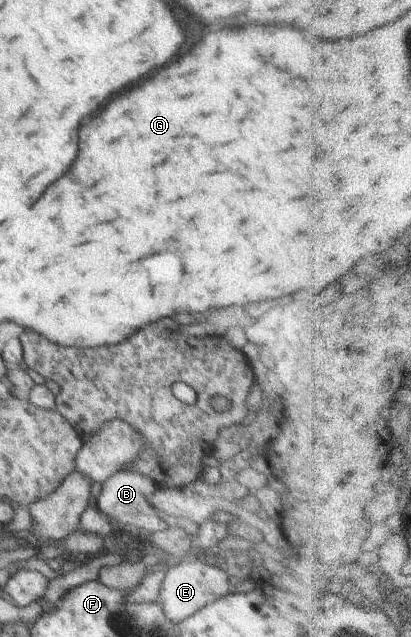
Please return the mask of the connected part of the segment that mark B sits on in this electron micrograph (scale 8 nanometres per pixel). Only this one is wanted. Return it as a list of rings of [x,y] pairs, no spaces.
[[[124,470],[115,473],[104,482],[102,493],[93,501],[93,504],[104,516],[107,516],[112,522],[120,524],[122,528],[146,531],[148,519],[150,519],[150,523],[158,521],[147,500],[148,493],[154,489],[154,481],[150,477]]]

